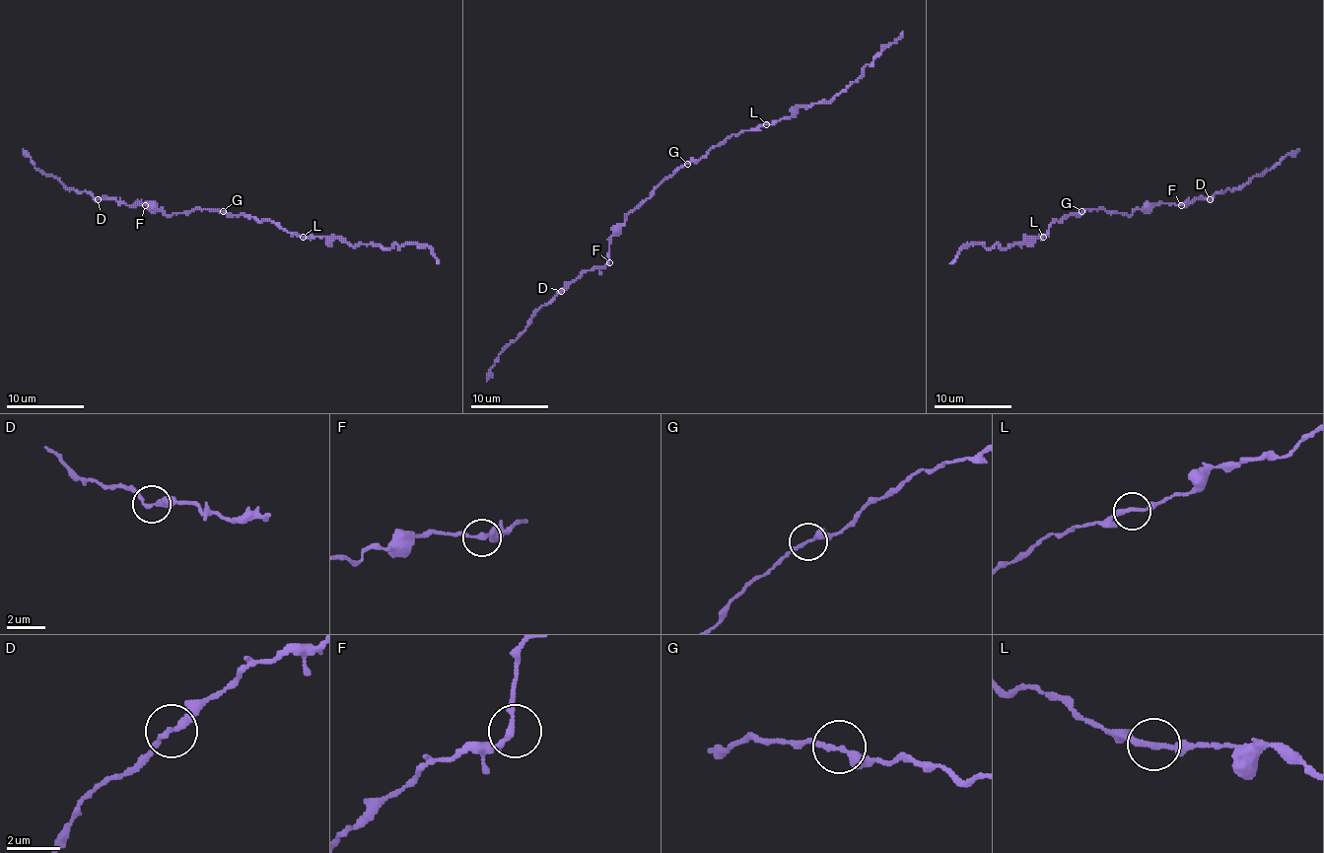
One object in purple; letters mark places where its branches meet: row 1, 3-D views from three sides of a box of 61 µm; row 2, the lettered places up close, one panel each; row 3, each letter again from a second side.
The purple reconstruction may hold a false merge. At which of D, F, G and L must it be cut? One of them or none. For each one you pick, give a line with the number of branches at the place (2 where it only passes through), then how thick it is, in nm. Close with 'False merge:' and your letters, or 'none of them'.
False merge: none of them

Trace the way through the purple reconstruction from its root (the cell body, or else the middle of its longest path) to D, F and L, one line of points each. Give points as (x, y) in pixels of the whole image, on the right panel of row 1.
D: (1093, 209), (1130, 215), (1136, 209), (1155, 203), (1187, 205), (1194, 199), (1210, 199)
F: (1093, 209), (1130, 215), (1136, 209), (1155, 203), (1181, 205)
L: (1093, 209), (1053, 221), (1043, 237)

